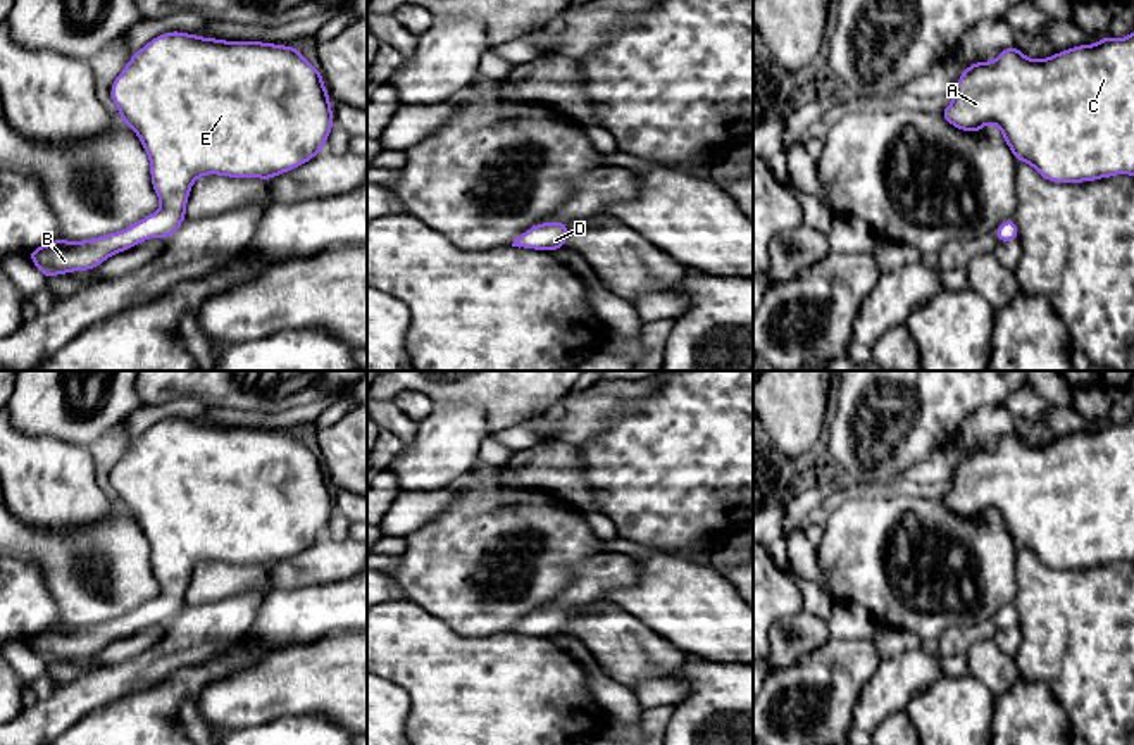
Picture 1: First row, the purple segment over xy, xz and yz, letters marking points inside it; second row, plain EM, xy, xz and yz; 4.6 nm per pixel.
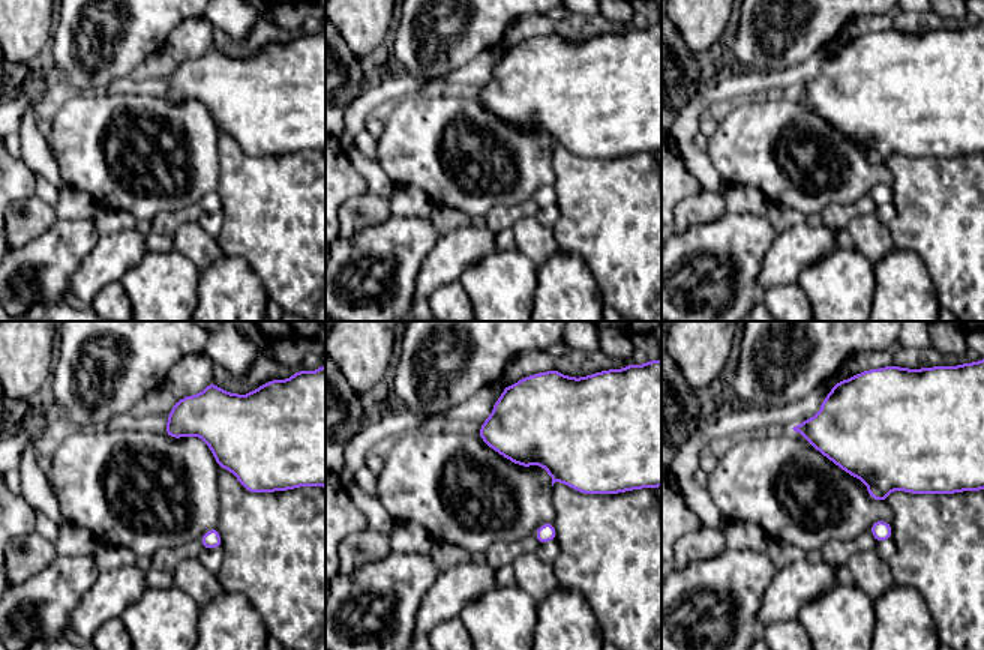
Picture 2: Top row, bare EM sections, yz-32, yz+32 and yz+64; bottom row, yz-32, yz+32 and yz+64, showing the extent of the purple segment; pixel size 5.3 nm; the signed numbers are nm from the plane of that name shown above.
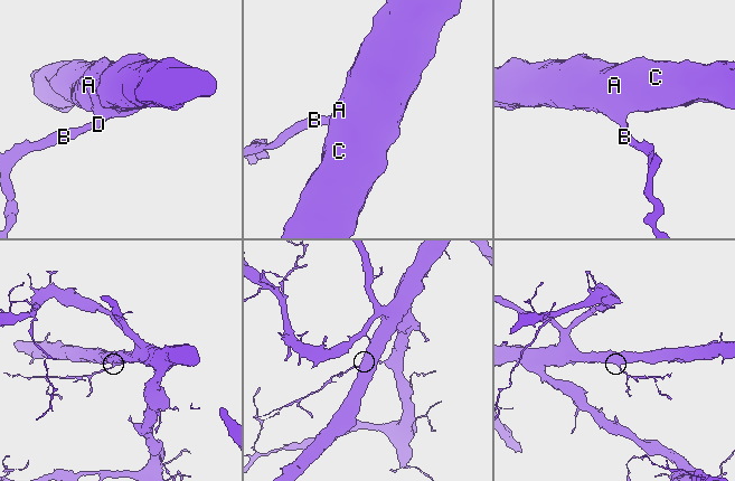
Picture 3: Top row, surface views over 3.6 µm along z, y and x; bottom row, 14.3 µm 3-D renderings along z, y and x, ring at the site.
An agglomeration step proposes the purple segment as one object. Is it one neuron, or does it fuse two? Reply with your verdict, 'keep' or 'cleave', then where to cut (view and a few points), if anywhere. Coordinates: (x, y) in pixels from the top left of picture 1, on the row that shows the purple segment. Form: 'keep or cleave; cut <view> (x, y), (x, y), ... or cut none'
keep; cut none

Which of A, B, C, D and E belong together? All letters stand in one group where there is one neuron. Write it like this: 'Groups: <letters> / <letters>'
Groups: A B C D E

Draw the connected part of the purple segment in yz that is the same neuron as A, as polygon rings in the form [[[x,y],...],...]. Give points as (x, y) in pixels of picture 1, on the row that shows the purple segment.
[[[1134,29],[1125,38],[1100,38],[1094,45],[1077,45],[1060,53],[1053,53],[1048,59],[1029,59],[1015,45],[1001,50],[993,62],[977,60],[975,64],[963,67],[953,88],[951,103],[939,112],[956,129],[965,133],[979,133],[986,124],[996,124],[1001,131],[1005,143],[1012,150],[1017,162],[1027,162],[1036,172],[1051,183],[1086,183],[1117,174],[1127,174],[1134,178]]]

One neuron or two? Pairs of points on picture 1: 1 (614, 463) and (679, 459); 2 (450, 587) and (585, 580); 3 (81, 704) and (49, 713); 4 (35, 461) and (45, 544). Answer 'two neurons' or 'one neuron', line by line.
1: one neuron
2: two neurons
3: one neuron
4: two neurons

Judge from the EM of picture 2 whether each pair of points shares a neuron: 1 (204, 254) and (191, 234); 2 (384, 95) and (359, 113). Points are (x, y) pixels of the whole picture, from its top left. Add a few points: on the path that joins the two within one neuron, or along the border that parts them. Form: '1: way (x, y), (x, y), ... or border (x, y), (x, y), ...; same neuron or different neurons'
1: way (201, 249), (191, 239); same neuron
2: way (378, 95), (365, 107); same neuron

